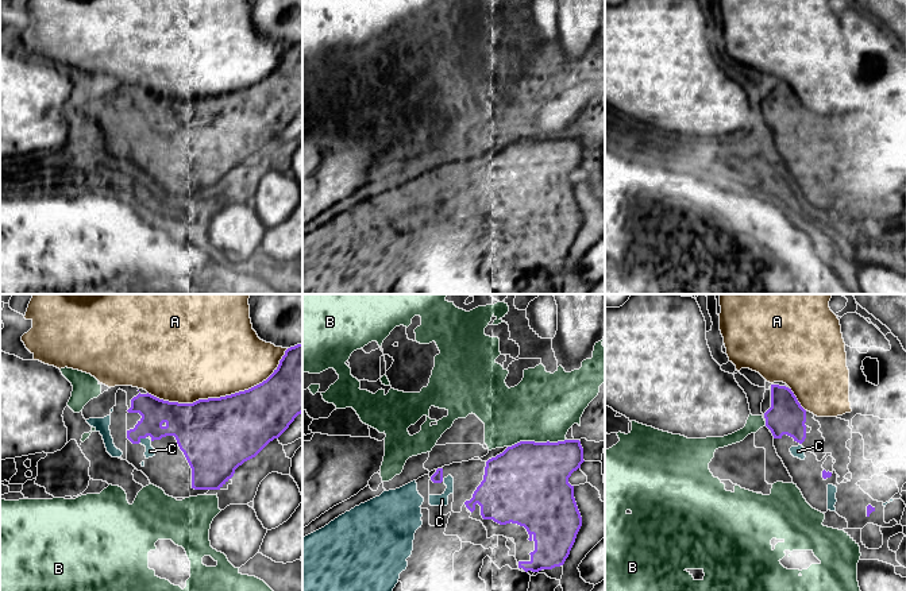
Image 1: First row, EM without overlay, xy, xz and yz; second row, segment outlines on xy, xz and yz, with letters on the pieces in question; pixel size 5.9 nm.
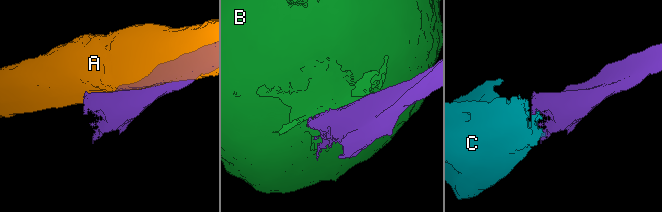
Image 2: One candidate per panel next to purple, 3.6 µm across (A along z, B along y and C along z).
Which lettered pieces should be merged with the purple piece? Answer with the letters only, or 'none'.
C

